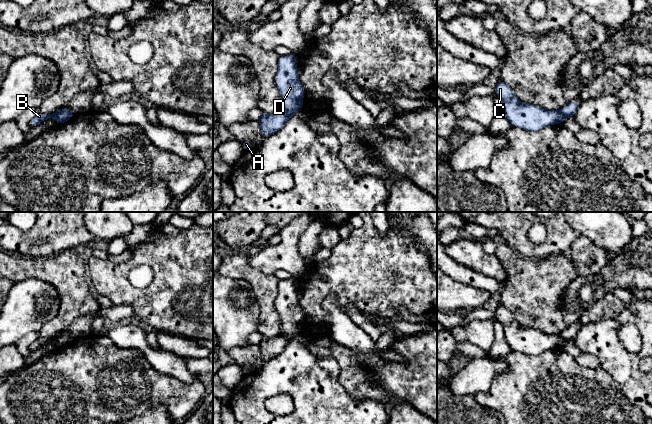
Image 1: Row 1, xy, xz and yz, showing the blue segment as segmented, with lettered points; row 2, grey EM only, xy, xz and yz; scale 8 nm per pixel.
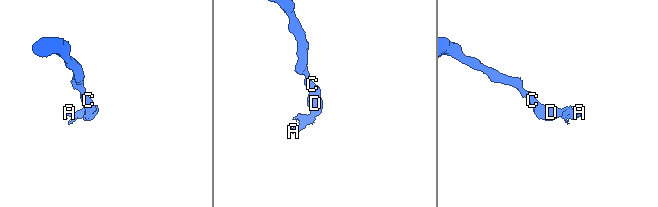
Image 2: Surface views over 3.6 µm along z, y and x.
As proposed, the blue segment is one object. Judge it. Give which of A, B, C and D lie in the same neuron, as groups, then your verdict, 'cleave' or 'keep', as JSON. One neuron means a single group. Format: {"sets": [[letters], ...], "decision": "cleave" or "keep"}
{"sets": [["A", "B"], ["C", "D"]], "decision": "cleave"}

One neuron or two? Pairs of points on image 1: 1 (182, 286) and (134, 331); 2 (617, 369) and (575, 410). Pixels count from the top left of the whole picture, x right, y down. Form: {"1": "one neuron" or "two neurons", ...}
{"1": "two neurons", "2": "two neurons"}

